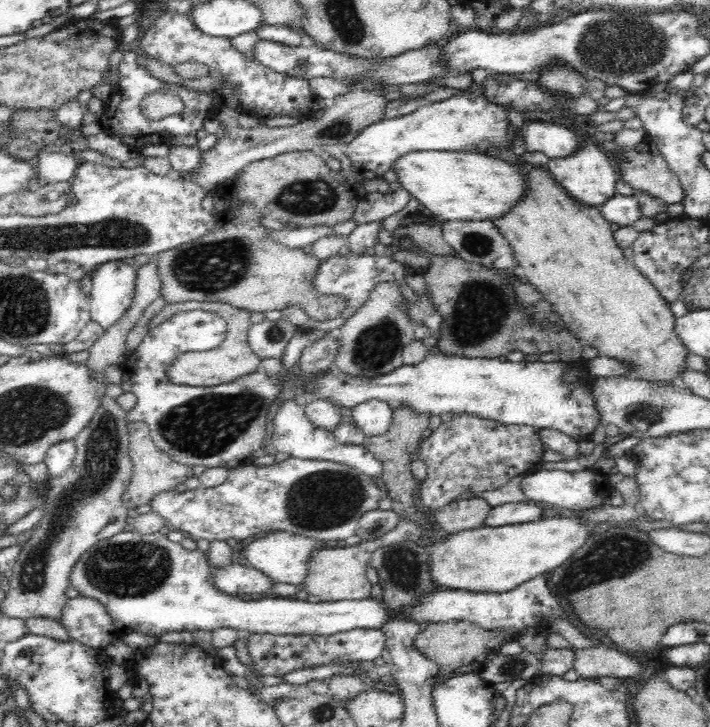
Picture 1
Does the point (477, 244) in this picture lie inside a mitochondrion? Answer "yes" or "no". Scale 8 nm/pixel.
yes

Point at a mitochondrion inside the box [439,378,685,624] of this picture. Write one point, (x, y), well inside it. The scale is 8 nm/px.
(614, 555)

